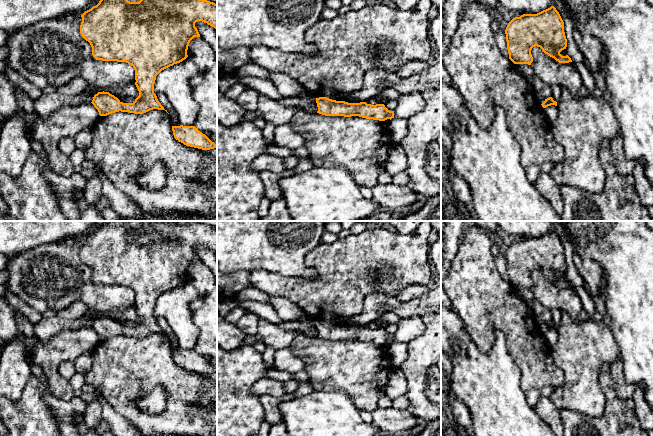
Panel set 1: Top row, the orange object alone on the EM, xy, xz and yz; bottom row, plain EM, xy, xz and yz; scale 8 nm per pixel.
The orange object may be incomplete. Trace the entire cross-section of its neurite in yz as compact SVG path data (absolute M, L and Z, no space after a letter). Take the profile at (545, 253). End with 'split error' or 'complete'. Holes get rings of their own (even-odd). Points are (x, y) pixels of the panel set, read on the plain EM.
M554 230L537 238L523 238L513 242L506 254L509 283L514 288L531 289L531 274L537 270L559 287L572 286L560 276L567 271L564 246Z; complete

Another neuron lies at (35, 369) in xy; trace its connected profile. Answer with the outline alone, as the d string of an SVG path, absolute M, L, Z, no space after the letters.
M34 336L31 338L28 338L27 342L26 342L26 348L27 348L27 351L29 353L29 360L31 362L32 374L37 376L38 378L42 378L43 377L42 368L33 362L33 348L34 348L36 342L37 342L37 339Z

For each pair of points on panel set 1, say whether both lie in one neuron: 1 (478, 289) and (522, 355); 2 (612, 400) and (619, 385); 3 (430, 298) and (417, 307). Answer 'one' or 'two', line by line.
1: one
2: two
3: one

